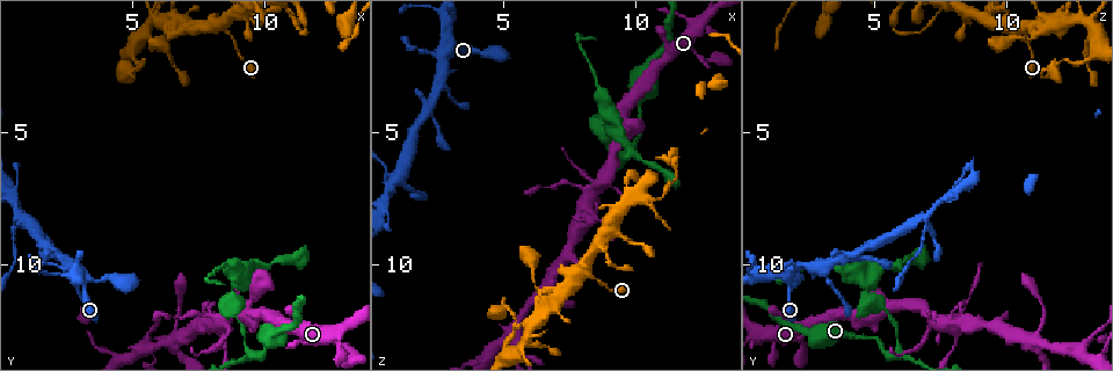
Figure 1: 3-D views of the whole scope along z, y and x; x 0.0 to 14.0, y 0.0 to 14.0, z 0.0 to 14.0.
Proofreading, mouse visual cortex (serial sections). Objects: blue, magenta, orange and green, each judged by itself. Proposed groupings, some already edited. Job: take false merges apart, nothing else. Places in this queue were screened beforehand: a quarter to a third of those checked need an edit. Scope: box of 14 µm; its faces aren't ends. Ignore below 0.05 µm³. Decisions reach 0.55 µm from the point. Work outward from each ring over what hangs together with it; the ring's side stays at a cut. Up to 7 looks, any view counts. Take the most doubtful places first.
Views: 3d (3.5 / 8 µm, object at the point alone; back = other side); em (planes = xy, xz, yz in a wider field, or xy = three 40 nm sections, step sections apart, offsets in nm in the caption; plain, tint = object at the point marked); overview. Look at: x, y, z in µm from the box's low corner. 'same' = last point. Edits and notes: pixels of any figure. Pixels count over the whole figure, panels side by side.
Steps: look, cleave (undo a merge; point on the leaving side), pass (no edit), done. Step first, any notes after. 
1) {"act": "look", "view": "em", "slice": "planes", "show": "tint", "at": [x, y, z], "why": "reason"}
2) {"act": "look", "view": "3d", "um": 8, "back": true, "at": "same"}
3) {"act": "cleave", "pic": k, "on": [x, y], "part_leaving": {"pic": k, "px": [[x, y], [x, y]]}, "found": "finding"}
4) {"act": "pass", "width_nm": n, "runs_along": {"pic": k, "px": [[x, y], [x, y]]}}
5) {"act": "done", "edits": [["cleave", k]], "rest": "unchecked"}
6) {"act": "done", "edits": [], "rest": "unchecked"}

{"act": "look", "view": "3d", "um": 3.5, "at": [9.4, 12.8, 5.8], "why": "sudden change in width"}

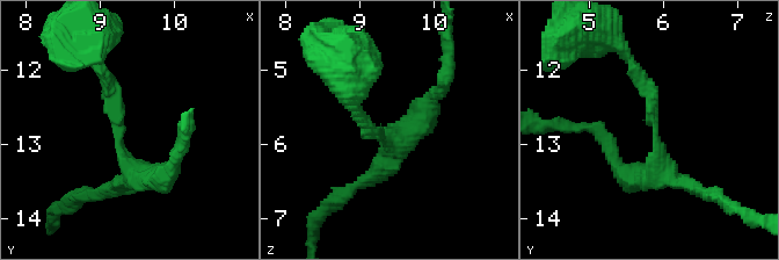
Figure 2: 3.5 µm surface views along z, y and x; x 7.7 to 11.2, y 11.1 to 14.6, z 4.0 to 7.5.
{"act": "look", "view": "em", "slice": "planes", "show": "tint", "at": [9.25, 12.80, 5.90]}

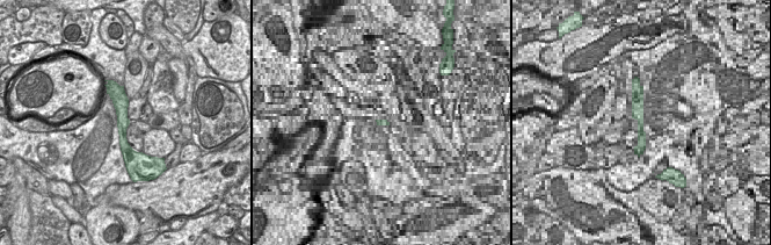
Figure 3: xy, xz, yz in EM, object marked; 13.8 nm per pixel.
{"act": "pass", "width_nm": 190, "runs_along": {"pic": 2, "px": [[160, 175], [128, 165], [100, 62]]}, "found": "continuous, no second cell"}

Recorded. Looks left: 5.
{"act": "look", "view": "3d", "um": 3.5, "at": [8.9, 10.7, 4.7], "why": "three-way junction"}

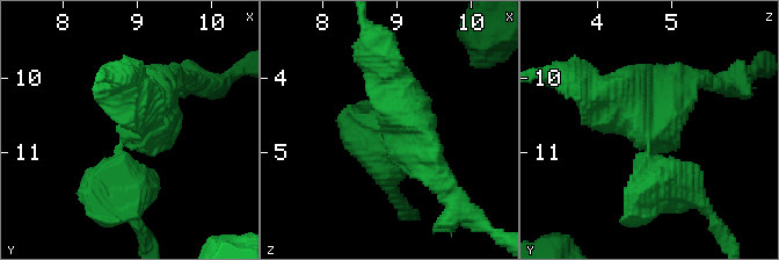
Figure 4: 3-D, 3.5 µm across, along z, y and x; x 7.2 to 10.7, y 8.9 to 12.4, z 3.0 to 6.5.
{"act": "look", "view": "em", "slice": "xy", "step": 3, "show": "tint", "at": [9.00, 10.70, 4.65], "arms": 3, "arm_widths_nm": [450, 600, 600], "why": "now the EM"}

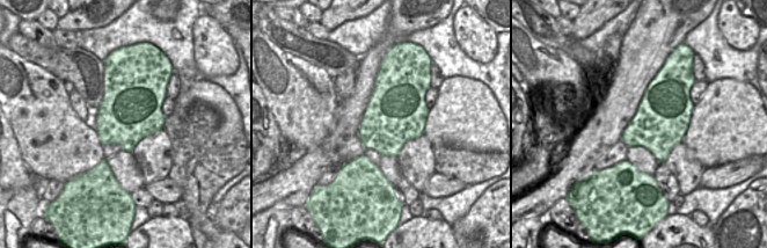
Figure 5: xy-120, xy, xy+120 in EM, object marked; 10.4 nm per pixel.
{"act": "cleave", "pic": 4, "on": [608, 129], "width_nm": 600, "part_leaving": {"pic": 4, "px": [[646, 146], [708, 78]]}, "found": "a second cell is stuck on"}

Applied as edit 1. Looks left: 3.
{"act": "look", "view": "3d", "um": 3.5, "at": [3.0, 10.3, 1.7], "why": "abrupt turn"}

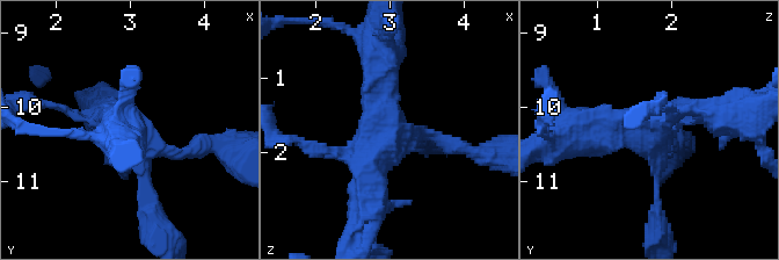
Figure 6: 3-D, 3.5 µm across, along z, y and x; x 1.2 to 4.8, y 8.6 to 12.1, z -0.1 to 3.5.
{"act": "look", "view": "em", "slice": "xy", "step": 2, "show": "tint", "at": [3.00, 10.30, 1.75]}

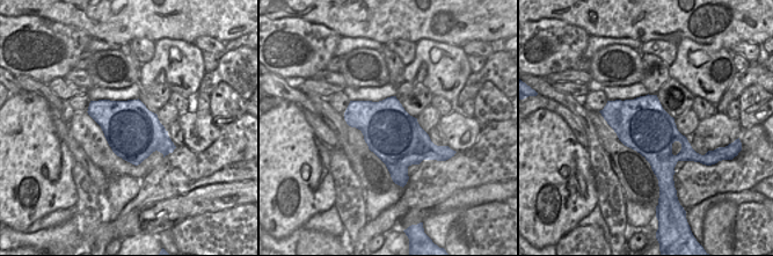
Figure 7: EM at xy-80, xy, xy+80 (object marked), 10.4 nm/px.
{"act": "look", "view": "em", "slice": "xy", "step": 1, "show": "tint", "at": "same", "why": "cut it another way"}

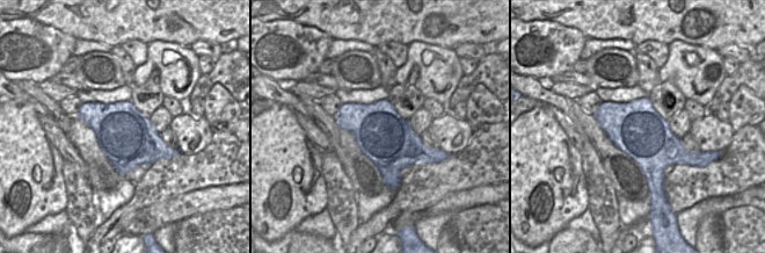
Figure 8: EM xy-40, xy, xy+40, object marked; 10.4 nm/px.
{"act": "pass", "width_nm": 550, "runs_along": {"pic": 6, "px": [[657, 208], [652, 132], [678, 105], [711, 112]]}, "found": "all the same cell"}

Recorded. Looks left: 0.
{"act": "done", "edits": [["cleave", 4]], "rest": "unchecked"}

